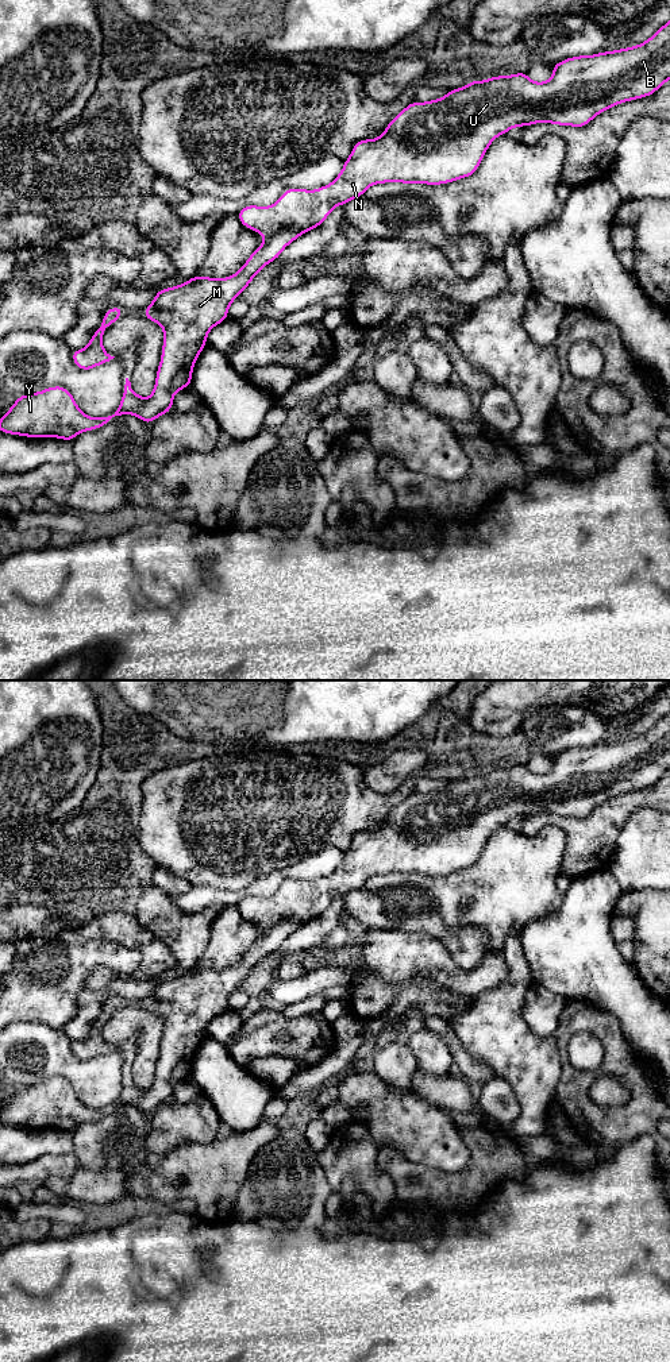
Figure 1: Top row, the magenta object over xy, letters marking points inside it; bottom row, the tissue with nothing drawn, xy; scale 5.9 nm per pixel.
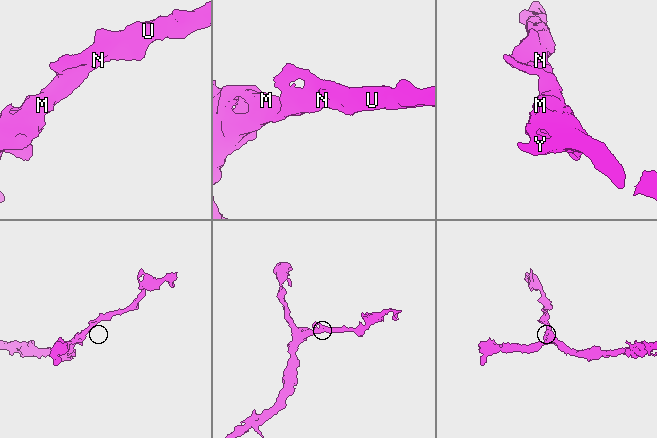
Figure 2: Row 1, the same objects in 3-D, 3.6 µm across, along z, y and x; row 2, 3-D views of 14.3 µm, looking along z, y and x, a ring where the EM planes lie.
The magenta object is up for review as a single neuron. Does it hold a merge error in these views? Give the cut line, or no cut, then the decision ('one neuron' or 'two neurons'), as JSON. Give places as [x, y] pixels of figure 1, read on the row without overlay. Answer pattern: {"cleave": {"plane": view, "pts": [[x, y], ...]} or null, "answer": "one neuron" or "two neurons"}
{"cleave": null, "answer": "one neuron"}

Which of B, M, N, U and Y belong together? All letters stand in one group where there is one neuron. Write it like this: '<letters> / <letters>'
B M N U Y

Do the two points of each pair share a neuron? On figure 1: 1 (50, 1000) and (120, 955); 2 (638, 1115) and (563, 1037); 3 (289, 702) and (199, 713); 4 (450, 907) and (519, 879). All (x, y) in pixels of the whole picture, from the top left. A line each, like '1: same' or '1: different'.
1: same
2: same
3: same
4: same

